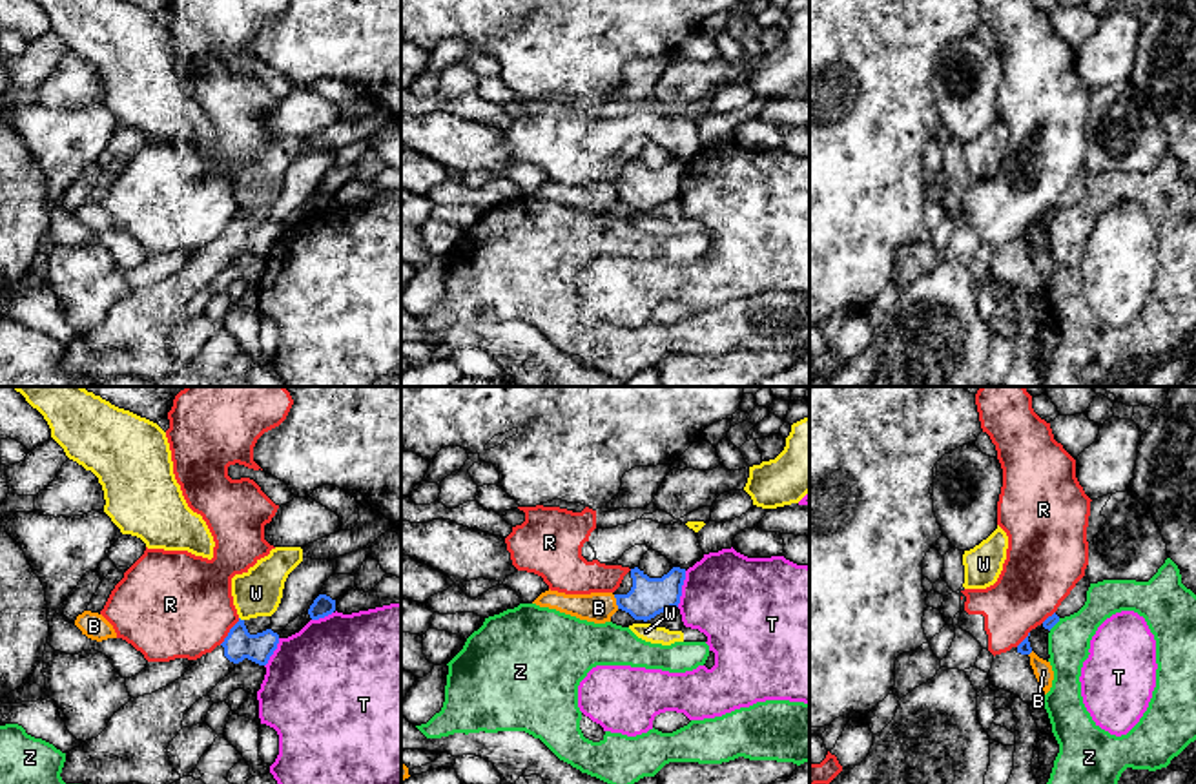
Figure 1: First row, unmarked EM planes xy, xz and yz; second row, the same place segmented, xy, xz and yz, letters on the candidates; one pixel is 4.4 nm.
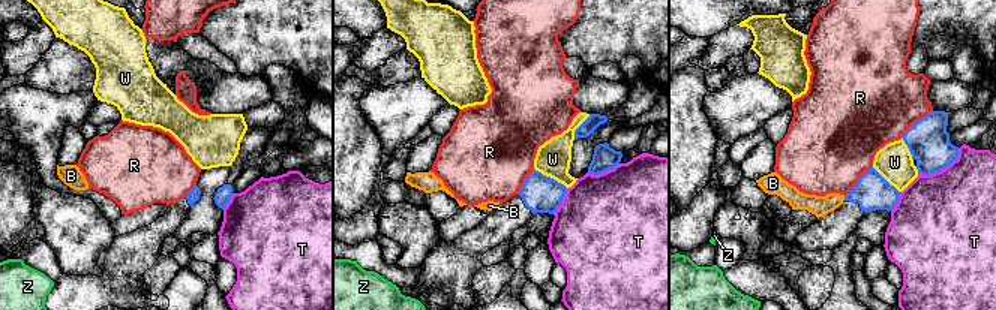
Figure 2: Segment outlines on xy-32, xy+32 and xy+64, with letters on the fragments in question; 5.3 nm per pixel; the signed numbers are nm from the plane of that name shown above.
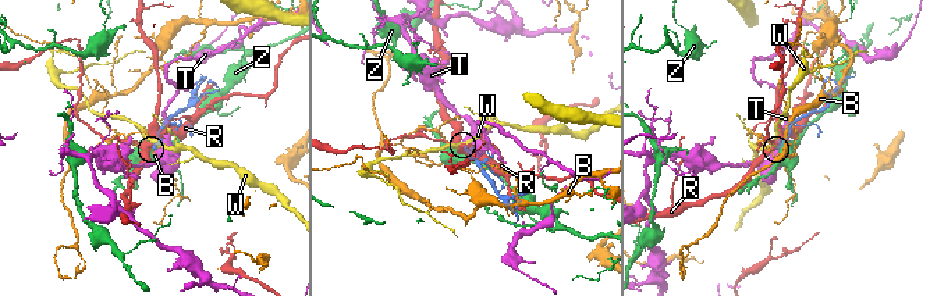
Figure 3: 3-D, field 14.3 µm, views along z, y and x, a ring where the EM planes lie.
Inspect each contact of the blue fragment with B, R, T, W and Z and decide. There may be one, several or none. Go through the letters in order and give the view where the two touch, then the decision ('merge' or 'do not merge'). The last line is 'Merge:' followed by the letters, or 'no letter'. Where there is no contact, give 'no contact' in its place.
B: meets blue in xz; do not merge
R: meets blue in xy; do not merge
T: meets blue in xz; do not merge
W: meets blue in xy; do not merge
Z: meets blue in yz; do not merge
Merge: no letter

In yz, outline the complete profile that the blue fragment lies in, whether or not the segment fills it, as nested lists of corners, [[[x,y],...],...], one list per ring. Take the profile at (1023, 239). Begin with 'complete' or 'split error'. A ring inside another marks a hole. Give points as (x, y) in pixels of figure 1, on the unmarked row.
split error; [[[1028,228],[1006,244],[995,246],[988,264],[990,277],[1005,281],[1032,297],[1043,294],[1045,283],[1030,257],[1032,239]]]

